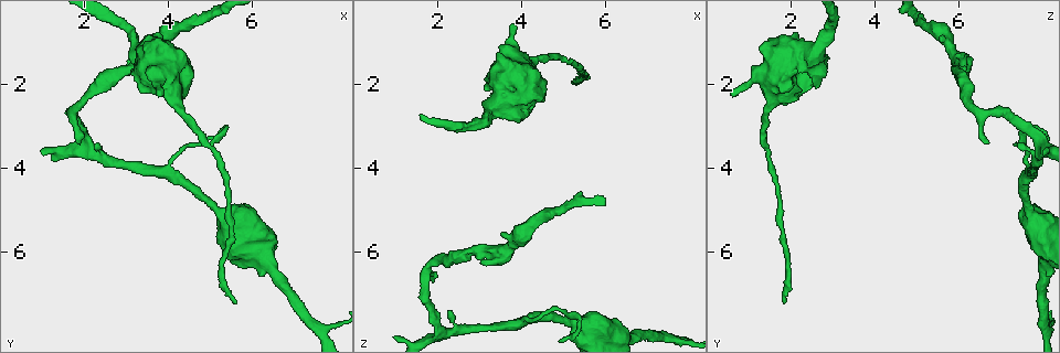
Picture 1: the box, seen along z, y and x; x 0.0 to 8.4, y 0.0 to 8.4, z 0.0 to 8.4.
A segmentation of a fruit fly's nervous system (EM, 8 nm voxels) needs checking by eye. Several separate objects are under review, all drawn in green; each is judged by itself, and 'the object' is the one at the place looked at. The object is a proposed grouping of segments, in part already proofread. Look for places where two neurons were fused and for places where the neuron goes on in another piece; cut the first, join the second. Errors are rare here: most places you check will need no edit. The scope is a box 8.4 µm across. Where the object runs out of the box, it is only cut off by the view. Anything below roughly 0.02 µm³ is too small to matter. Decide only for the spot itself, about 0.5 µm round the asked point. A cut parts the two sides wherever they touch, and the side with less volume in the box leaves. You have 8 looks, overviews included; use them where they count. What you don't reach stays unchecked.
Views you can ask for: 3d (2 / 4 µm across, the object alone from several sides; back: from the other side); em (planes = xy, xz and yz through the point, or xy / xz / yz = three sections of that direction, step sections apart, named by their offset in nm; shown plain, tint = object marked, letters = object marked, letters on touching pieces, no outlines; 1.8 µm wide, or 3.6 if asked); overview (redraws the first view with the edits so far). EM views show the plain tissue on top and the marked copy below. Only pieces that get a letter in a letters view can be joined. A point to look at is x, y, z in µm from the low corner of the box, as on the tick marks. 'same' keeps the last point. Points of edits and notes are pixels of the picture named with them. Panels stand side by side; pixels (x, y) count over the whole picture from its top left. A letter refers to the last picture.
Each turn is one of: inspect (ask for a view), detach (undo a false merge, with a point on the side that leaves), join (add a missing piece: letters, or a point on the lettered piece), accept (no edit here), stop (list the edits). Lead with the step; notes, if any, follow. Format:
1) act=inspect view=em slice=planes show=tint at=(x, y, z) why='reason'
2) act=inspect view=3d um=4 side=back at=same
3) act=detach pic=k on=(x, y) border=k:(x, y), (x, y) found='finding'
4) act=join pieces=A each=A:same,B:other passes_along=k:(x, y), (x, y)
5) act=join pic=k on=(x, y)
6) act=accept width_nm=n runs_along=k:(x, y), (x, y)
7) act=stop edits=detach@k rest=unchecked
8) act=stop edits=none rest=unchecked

act=inspect view=em slice=planes show=letters at=(4.10, 2.00, 2.55) why='touches itself'

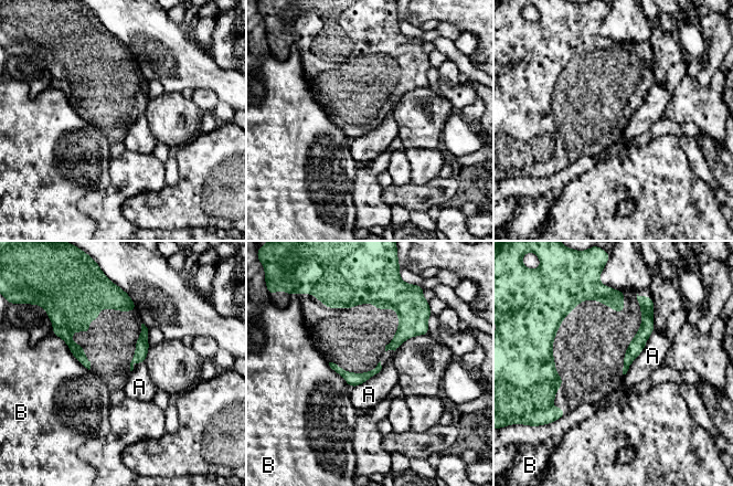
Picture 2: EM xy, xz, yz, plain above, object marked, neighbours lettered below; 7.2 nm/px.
act=accept each=A:other,B:other border=2:(652, 331), (644, 349), (624, 374) found='continuous, no second neuron'

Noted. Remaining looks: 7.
act=inspect view=em slice=planes show=letters at=(3.20, 1.65, 5.95) why='branch point'

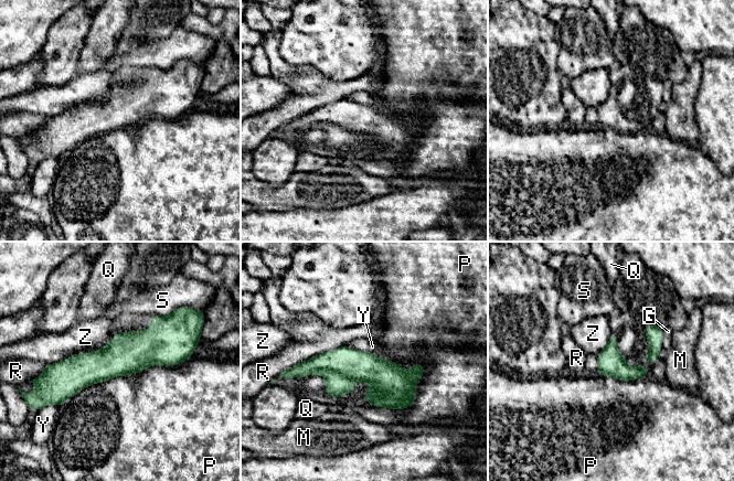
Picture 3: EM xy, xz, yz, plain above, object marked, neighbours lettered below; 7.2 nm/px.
act=accept each=G:other,M:other,P:other,Q:other,R:other,S:other,Y:other,Z:other border=3:(191, 356), (95, 382), (60, 407) found='all the same neuron'

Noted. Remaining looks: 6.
act=inspect view=3d um=2 at=(2.20, 3.50, 7.90) why='three arms meet'

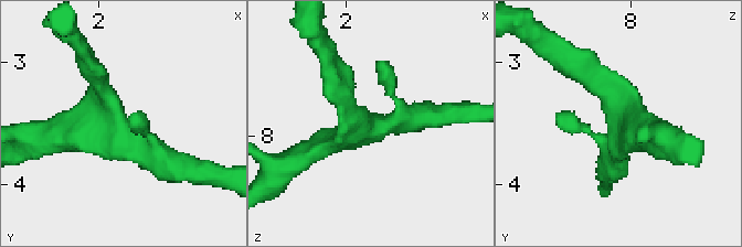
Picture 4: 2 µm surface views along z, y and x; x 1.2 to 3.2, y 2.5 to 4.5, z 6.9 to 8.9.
act=inspect view=em slice=xy step=8 show=tint at=(2.18, 3.54, 7.94)

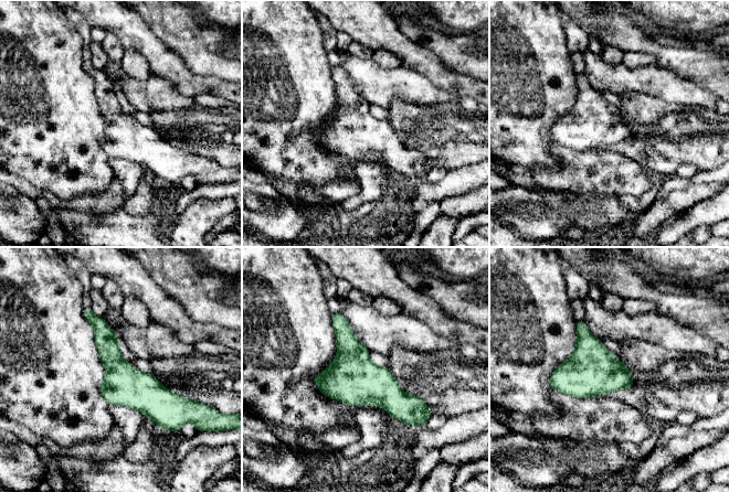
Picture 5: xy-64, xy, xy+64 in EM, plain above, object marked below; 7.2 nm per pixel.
act=inspect view=em slice=yz step=16 show=letters at=same

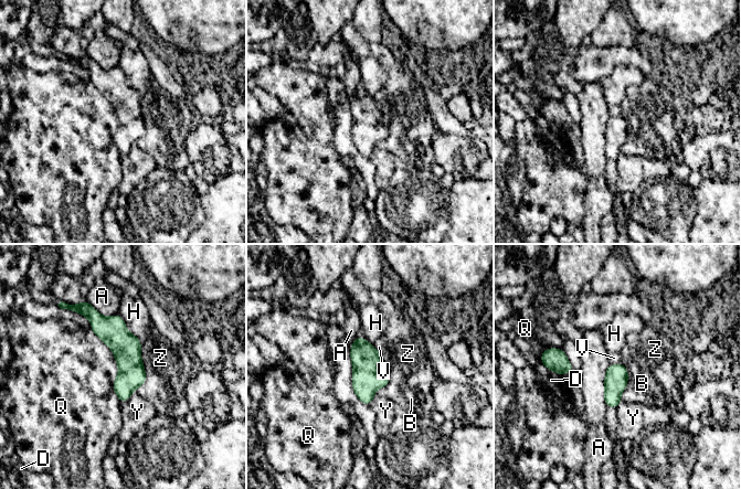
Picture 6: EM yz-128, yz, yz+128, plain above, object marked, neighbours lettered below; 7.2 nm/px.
act=accept each=A:other,B:other,D:other,H:other,Q:other,V:other,Y:other,Z:other found='all the same neuron'

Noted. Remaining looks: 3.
act=stop edits=none rest=unchecked

